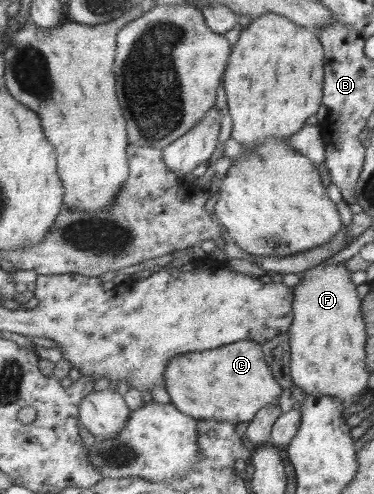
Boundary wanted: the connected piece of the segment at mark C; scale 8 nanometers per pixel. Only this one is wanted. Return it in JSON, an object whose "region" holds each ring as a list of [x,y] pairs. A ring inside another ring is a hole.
{"region":[[[249,339],[215,350],[173,356],[165,365],[162,382],[170,403],[181,414],[195,420],[213,419],[235,424],[249,422],[262,406],[277,405],[282,390],[263,362],[260,344]]]}

